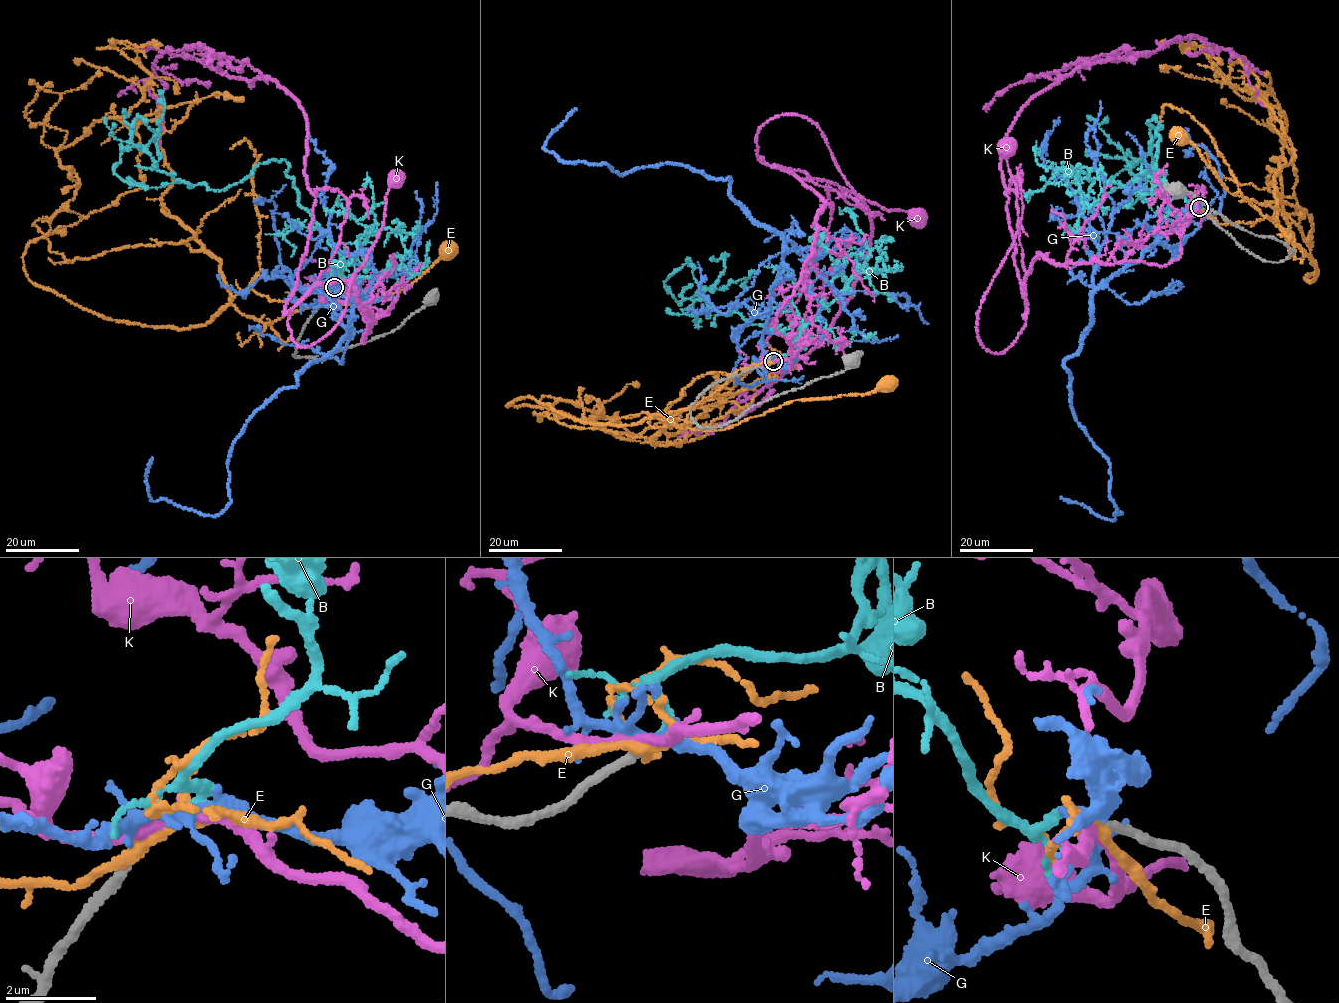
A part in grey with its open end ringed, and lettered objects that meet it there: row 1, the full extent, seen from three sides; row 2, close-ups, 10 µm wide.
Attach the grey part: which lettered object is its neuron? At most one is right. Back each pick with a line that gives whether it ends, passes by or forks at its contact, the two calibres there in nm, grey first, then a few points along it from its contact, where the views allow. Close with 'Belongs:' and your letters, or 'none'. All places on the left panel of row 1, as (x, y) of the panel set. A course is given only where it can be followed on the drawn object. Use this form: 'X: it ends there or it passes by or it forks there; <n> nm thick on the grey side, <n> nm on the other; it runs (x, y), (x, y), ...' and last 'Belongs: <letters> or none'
B: it ends there; 190 nm thick on the grey side, 200 nm on the other; it runs (334, 287), (339, 253), (298, 204), (283, 160), (210, 189), (121, 142), (113, 172), (145, 190)
Belongs: B

